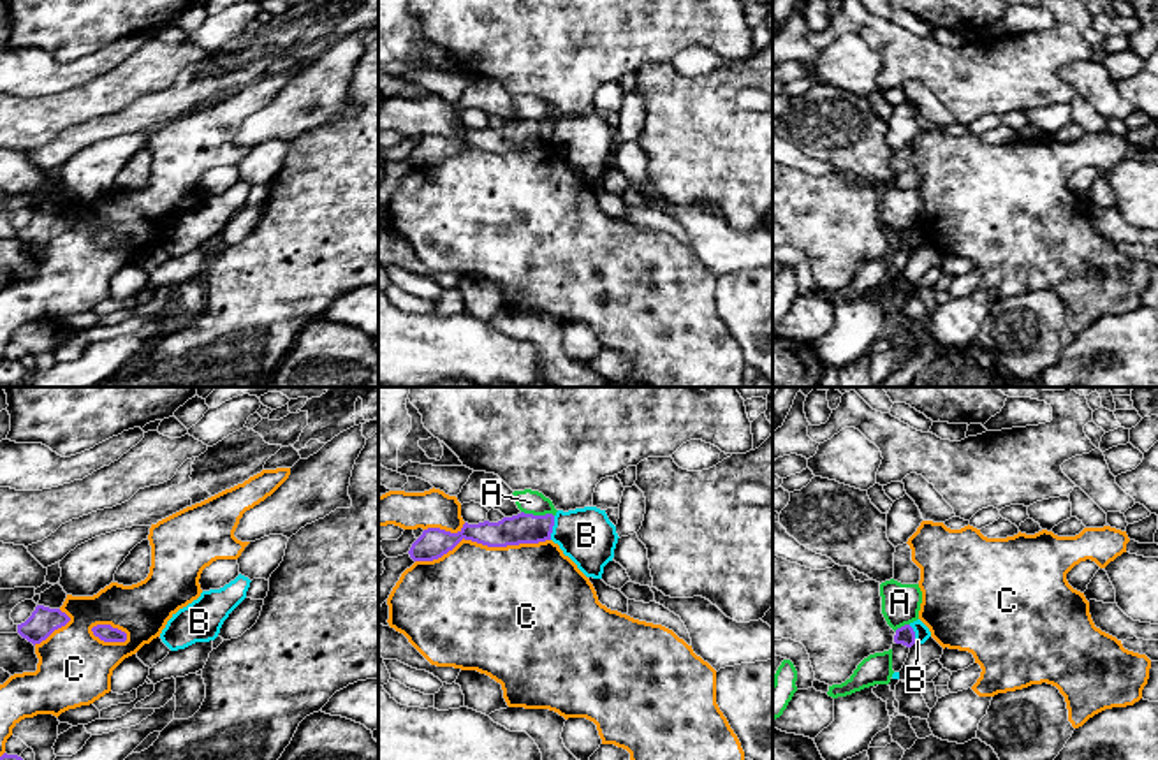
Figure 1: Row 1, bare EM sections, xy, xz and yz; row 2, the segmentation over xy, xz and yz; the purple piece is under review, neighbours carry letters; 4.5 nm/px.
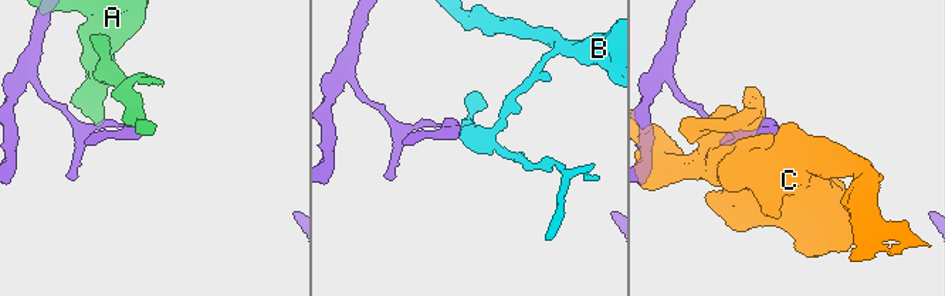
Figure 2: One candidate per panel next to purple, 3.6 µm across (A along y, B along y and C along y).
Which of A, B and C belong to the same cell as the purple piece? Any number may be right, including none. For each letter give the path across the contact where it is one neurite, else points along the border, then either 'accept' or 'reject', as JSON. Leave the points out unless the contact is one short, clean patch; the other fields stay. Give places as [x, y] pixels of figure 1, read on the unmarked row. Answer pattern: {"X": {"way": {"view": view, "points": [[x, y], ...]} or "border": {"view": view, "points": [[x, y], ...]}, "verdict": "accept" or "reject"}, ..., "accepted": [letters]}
{"A": {"border": {"view": "xz", "points": [[521, 116], [553, 122]]}, "verdict": "reject"}, "B": {"border": {"view": "xz", "points": [[555, 122], [549, 145]]}, "verdict": "reject"}, "C": {"verdict": "reject"}, "accepted": []}

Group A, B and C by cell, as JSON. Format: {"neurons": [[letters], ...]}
{"neurons": [["A"], ["B"], ["C"]]}

